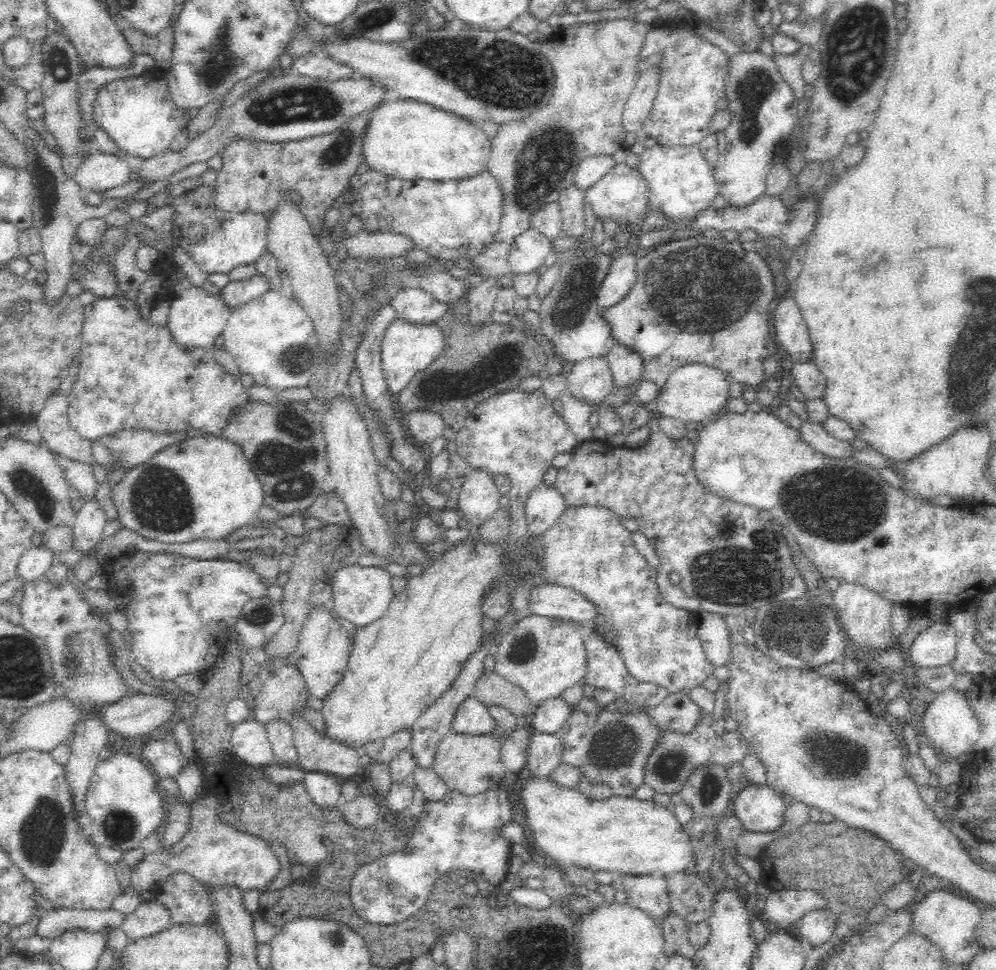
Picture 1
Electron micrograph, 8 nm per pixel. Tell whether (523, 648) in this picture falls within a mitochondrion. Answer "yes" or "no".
yes

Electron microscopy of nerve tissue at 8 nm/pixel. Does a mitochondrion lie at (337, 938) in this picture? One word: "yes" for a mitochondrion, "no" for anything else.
no

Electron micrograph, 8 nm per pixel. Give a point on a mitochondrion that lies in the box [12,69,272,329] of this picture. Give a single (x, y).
(48, 196)

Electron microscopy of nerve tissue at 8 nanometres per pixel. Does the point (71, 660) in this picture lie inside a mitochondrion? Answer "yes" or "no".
yes

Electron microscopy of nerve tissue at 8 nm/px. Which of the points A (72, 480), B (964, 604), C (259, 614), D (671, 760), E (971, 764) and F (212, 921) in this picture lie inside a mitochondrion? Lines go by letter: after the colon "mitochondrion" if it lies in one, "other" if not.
A: other
B: other
C: mitochondrion
D: mitochondrion
E: other
F: other

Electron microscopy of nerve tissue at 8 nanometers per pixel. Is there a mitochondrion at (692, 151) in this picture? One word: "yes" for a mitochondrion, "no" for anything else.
no

